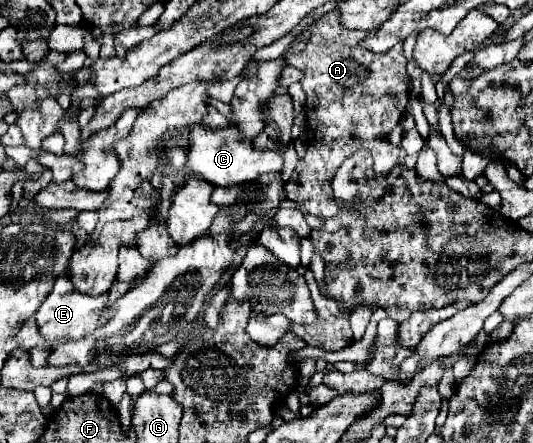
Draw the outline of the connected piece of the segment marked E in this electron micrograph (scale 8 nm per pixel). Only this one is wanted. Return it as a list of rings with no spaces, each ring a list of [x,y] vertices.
[[[61,275],[61,279],[57,279],[53,291],[47,295],[45,303],[39,307],[39,311],[35,315],[35,323],[37,323],[39,335],[51,347],[55,347],[61,339],[65,339],[65,341],[79,339],[83,335],[89,335],[89,331],[95,331],[97,327],[101,327],[101,323],[105,321],[103,313],[107,313],[109,309],[111,307],[109,307],[109,301],[107,301],[107,293],[103,293],[99,297],[83,295],[83,293],[73,289],[73,285],[67,279],[67,275]]]

